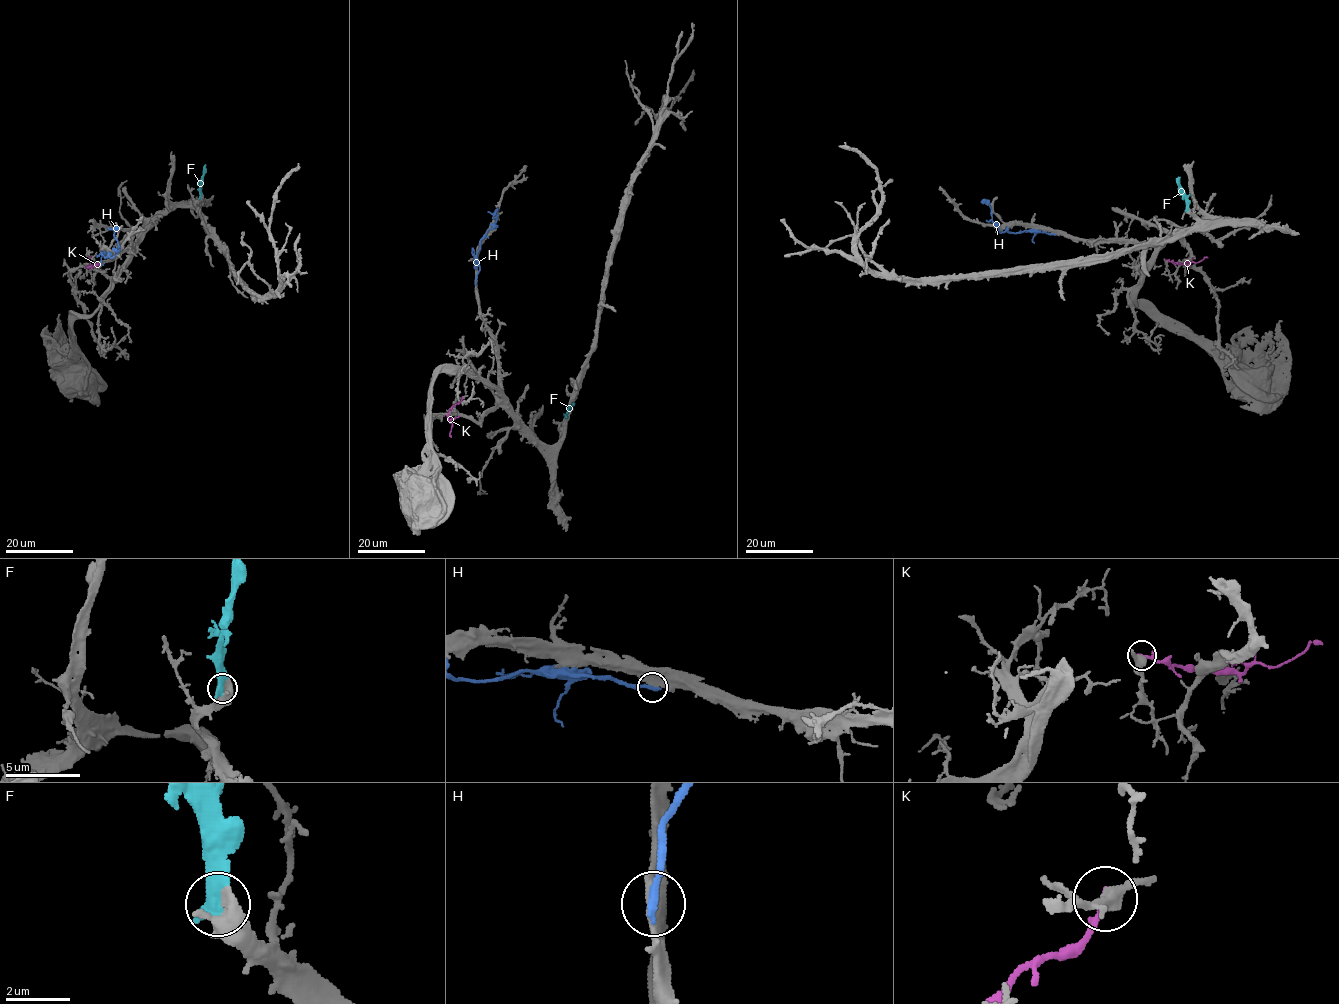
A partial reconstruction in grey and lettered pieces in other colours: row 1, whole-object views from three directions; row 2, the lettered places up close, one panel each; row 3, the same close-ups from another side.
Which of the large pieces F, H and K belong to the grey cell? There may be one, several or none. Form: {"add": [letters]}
{"add": ["F"]}

